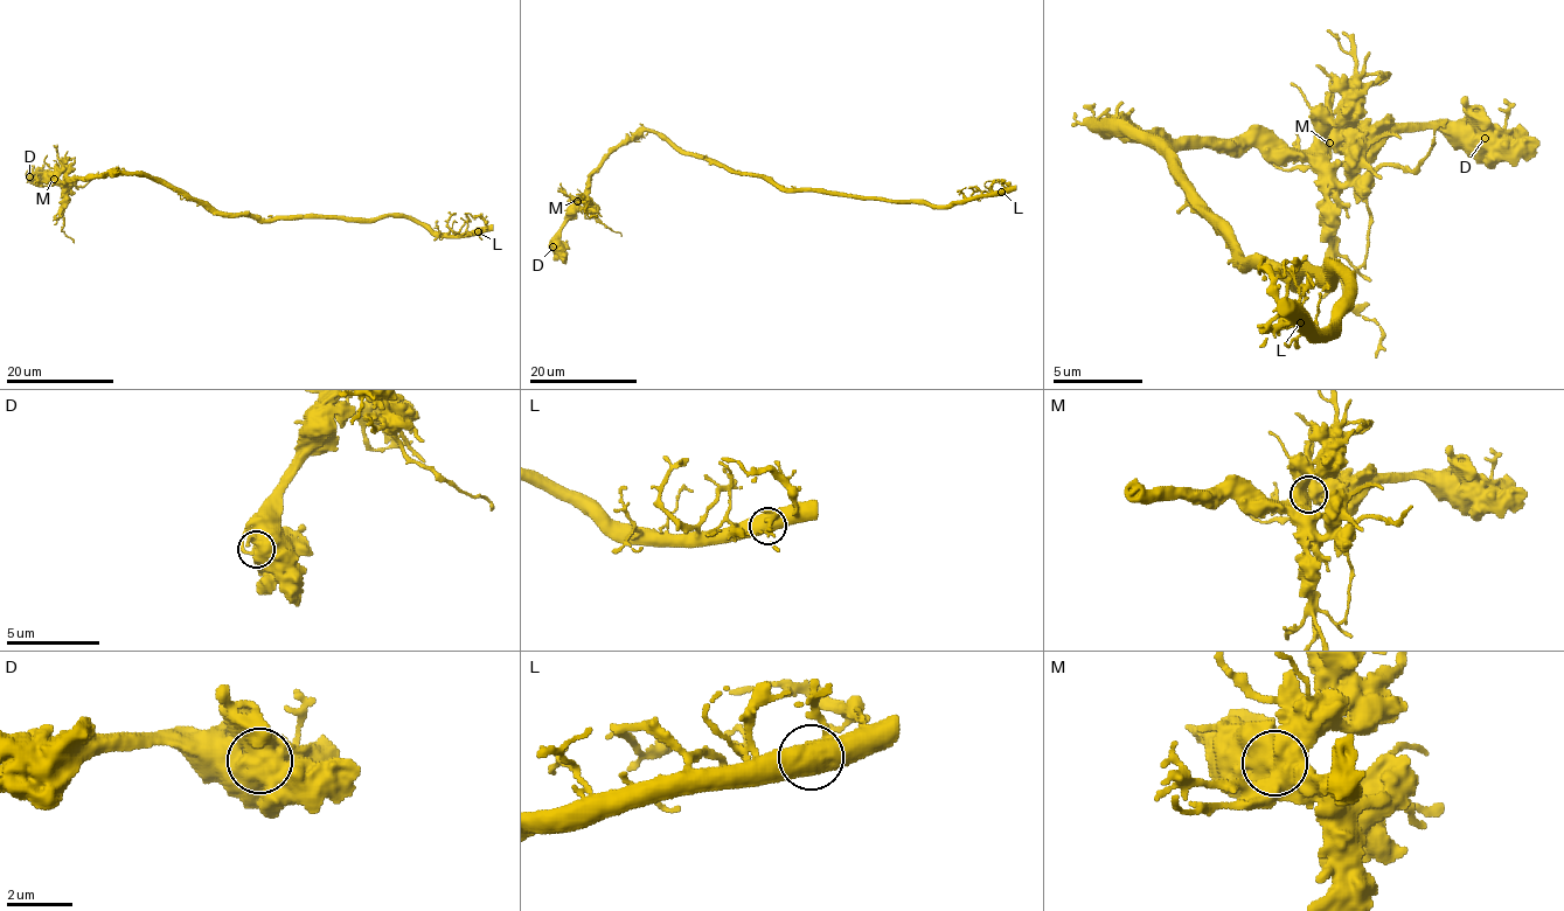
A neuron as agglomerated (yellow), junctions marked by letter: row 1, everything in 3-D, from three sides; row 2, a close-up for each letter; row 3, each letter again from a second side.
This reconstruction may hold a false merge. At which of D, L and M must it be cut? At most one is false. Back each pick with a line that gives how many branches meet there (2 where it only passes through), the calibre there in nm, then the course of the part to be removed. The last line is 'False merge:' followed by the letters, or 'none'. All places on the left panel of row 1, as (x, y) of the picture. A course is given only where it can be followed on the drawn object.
M: 3 | 600 nm | (54, 178), (36, 175), (42, 179)
False merge: M

